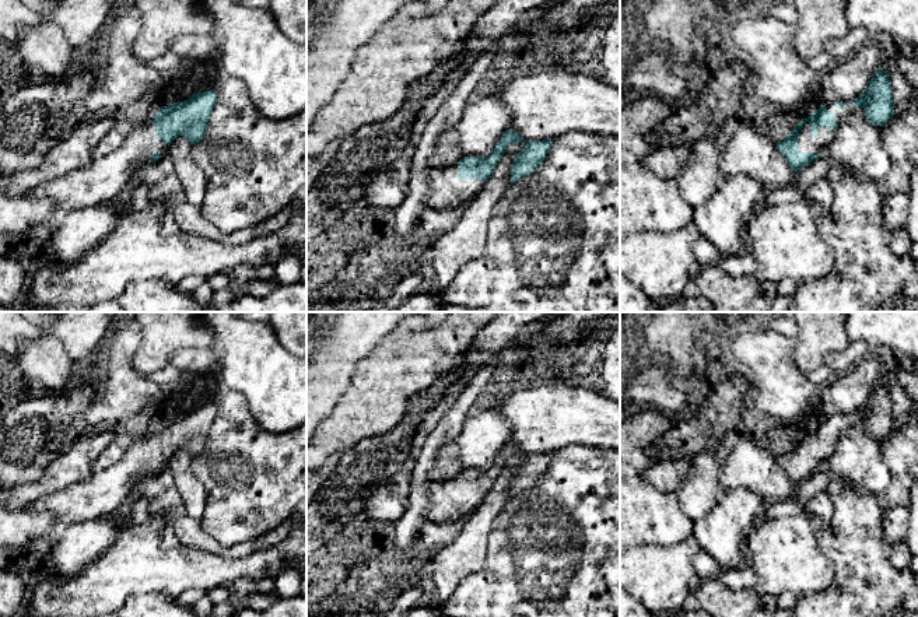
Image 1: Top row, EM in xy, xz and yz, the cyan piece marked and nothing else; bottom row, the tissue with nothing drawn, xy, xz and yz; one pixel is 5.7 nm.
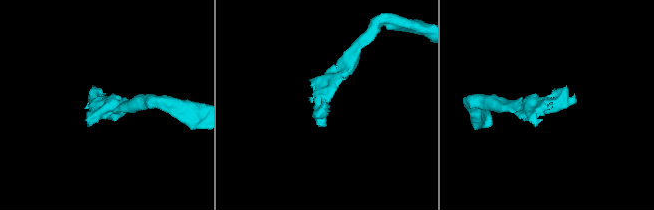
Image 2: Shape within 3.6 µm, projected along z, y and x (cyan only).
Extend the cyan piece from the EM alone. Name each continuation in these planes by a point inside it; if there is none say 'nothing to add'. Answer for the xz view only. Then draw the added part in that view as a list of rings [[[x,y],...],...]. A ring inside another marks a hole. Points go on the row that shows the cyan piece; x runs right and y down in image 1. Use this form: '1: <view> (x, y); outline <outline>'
1: xz (445, 192); outline [[[458,164],[445,168],[432,168],[425,203],[437,210],[465,208],[483,189],[484,180],[476,178],[458,179]]]

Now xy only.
1: xy (105, 176); outline [[[151,119],[125,133],[125,140],[109,154],[94,158],[84,168],[46,180],[24,194],[28,199],[50,199],[57,215],[111,201],[130,182],[134,172],[151,164],[151,154],[165,155],[168,144],[155,134]]]

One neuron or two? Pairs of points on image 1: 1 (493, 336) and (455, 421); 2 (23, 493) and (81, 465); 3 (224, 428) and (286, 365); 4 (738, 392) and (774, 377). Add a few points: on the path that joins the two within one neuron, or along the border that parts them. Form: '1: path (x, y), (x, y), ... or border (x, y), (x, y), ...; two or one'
1: border (500, 353), (483, 364), (459, 393); two
2: path (37, 490), (67, 469); one
3: border (221, 386), (238, 391), (252, 417), (267, 431); two
4: border (742, 377), (746, 381); two

